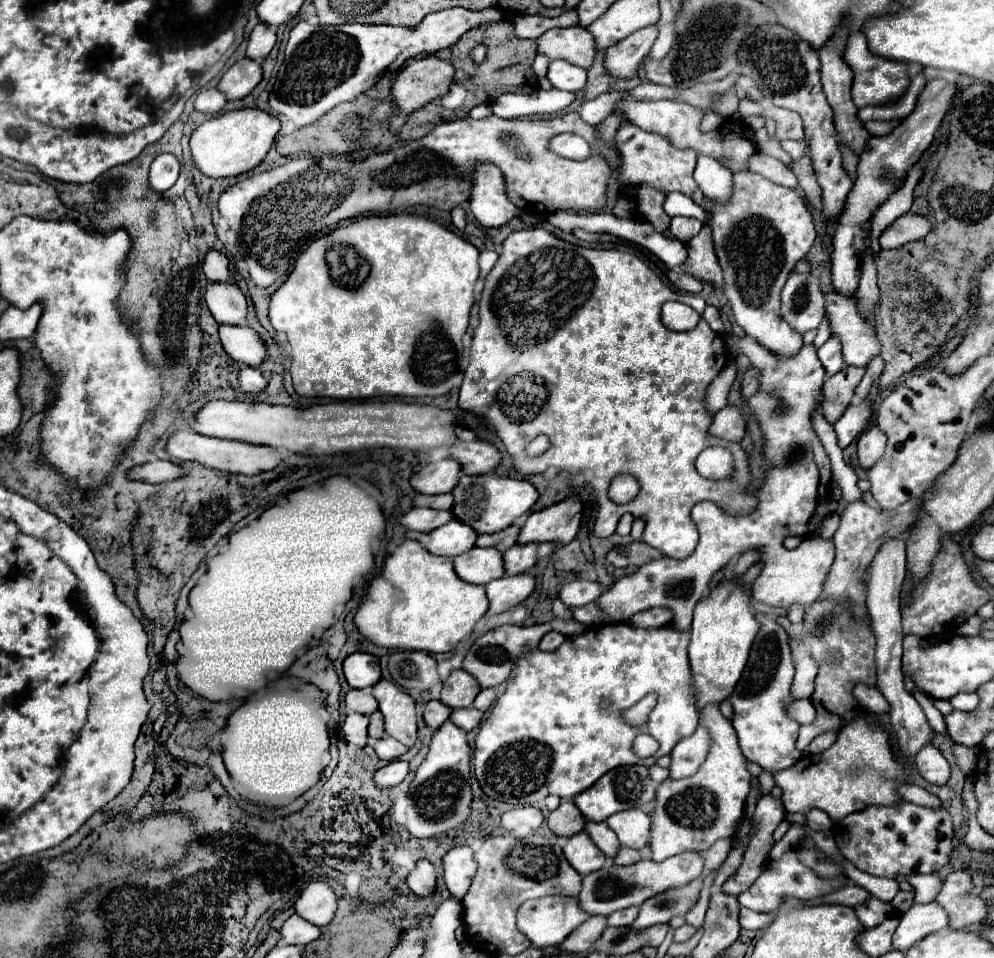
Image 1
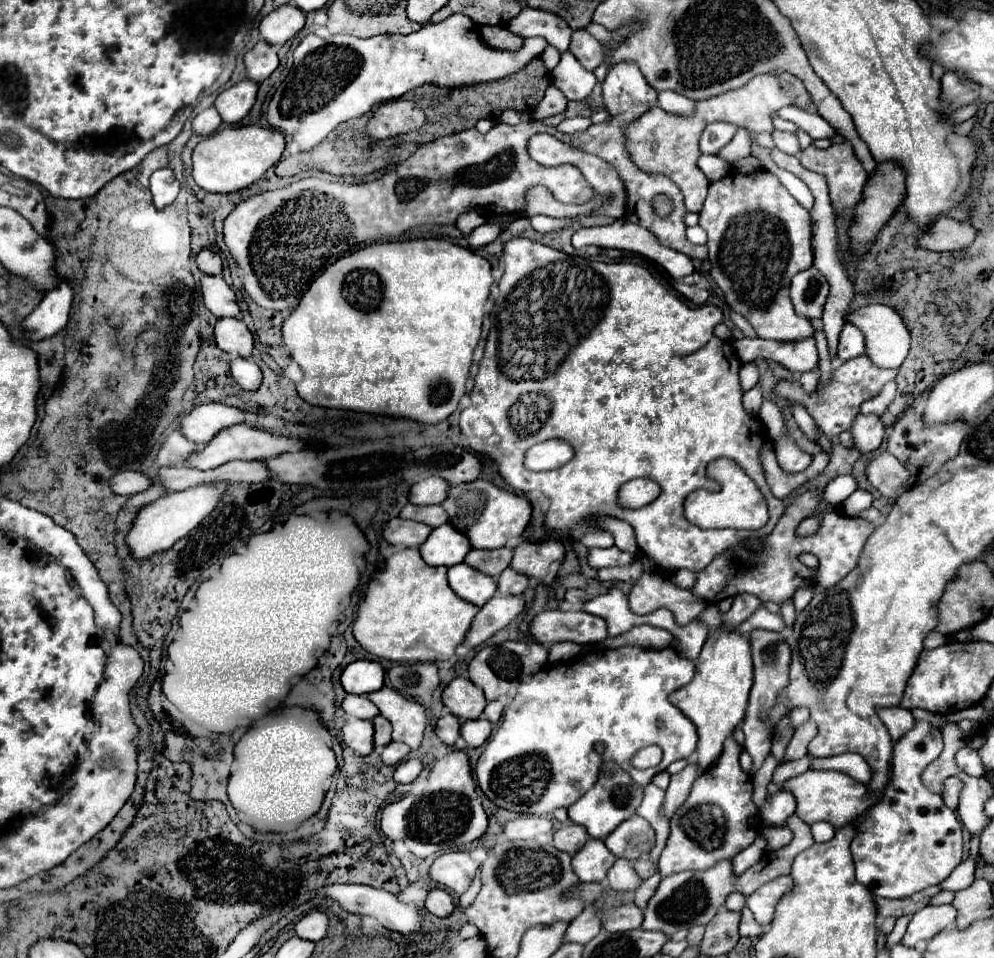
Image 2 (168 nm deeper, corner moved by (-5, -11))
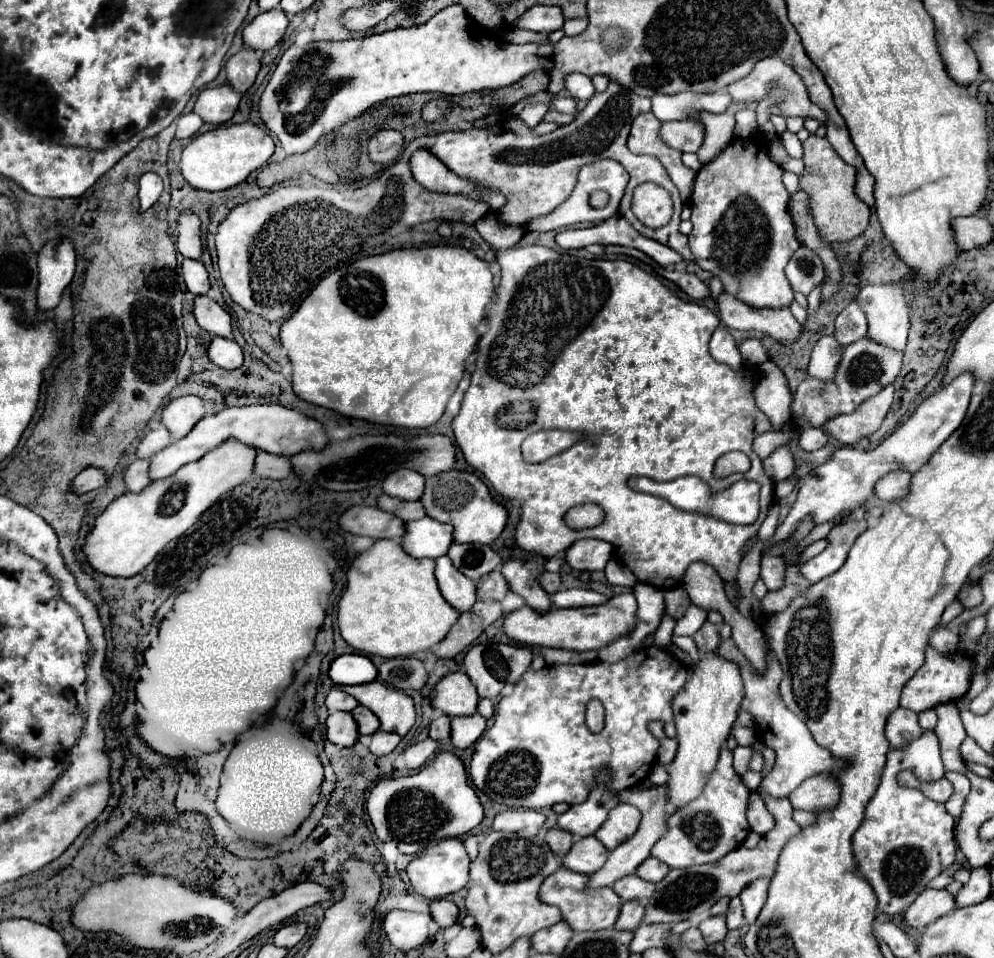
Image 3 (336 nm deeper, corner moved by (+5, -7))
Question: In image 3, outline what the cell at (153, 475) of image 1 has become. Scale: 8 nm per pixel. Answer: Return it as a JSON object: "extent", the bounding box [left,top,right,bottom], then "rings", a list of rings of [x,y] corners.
{"extent":[72,467,106,495],"rings":[[[88,467],[88,469],[80,471],[80,473],[72,479],[72,491],[78,493],[78,495],[80,495],[80,493],[88,493],[88,491],[92,491],[92,489],[102,487],[104,481],[106,481],[104,471],[94,469],[94,467]]]}

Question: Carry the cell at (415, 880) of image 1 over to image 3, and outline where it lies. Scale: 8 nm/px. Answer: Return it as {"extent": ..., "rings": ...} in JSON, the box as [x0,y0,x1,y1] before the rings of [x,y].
{"extent":[430,899,460,929],"rings":[[[448,899],[432,901],[432,903],[430,903],[430,913],[432,913],[434,921],[436,921],[442,929],[452,927],[452,925],[458,921],[458,915],[460,915],[458,907],[456,907],[452,901],[448,901]]]}

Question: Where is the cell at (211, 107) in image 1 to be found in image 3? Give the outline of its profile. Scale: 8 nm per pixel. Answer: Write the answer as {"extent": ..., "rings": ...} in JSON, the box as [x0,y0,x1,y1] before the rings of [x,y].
{"extent":[176,113,202,139],"rings":[[[188,113],[188,115],[182,115],[178,119],[178,129],[176,129],[176,139],[188,139],[192,135],[198,133],[198,129],[202,127],[202,119],[194,113]]]}

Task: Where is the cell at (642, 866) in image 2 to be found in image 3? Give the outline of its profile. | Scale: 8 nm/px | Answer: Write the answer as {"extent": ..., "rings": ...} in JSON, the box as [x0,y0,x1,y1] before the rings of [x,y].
{"extent":[636,857,670,883],"rings":[[[648,857],[638,869],[636,869],[636,875],[642,877],[644,881],[650,881],[650,883],[658,883],[664,879],[664,875],[668,875],[670,867],[666,863],[660,863],[658,859],[654,857]]]}

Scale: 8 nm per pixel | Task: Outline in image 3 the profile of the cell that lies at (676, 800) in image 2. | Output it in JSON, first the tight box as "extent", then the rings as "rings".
{"extent":[588,785,666,889],"rings":[[[660,785],[660,787],[650,787],[650,789],[640,789],[640,787],[634,787],[634,789],[624,789],[624,791],[618,791],[616,793],[620,803],[630,803],[634,807],[638,807],[642,811],[642,821],[640,821],[640,827],[636,831],[636,835],[632,839],[628,839],[626,843],[622,843],[620,847],[612,849],[610,851],[610,857],[608,861],[604,863],[604,867],[596,873],[590,875],[590,881],[588,881],[588,887],[590,889],[600,889],[600,887],[612,887],[612,883],[616,883],[616,879],[622,879],[624,875],[632,875],[636,871],[636,867],[650,857],[650,849],[652,845],[662,837],[662,833],[666,831],[666,785]]]}

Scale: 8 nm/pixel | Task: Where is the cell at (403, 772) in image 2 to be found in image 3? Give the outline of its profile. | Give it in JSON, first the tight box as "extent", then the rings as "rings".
{"extent":[402,739,440,769],"rings":[[[426,739],[426,741],[420,741],[412,747],[408,747],[402,755],[404,755],[404,761],[406,761],[406,767],[408,769],[420,769],[432,755],[436,755],[436,751],[440,749],[440,743],[434,741],[434,739]]]}

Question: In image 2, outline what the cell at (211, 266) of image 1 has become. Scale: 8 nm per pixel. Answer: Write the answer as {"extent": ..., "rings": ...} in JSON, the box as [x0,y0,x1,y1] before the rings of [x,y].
{"extent":[196,249,222,275],"rings":[[[202,249],[196,257],[196,263],[198,263],[198,269],[204,273],[204,275],[220,275],[222,273],[222,259],[220,255],[208,251],[208,249]]]}

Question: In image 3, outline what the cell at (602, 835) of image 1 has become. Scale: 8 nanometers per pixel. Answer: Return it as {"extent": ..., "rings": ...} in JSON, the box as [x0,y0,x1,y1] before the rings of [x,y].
{"extent":[612,875,654,901],"rings":[[[628,875],[614,883],[612,887],[622,901],[648,901],[654,895],[654,883],[640,879],[638,875]]]}

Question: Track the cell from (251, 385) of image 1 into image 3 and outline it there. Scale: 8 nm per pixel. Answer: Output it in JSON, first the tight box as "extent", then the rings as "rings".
{"extent":[208,337,244,369],"rings":[[[212,337],[208,345],[208,357],[214,365],[222,369],[238,369],[242,367],[244,361],[240,345],[232,339],[220,339],[220,337]]]}

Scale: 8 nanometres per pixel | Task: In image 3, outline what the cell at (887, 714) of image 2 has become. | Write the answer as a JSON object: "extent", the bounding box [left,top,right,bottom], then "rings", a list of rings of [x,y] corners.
{"extent":[886,707,924,749],"rings":[[[898,707],[886,723],[886,737],[890,741],[892,749],[906,747],[912,739],[918,739],[924,733],[924,729],[918,725],[918,715],[914,711],[906,711],[904,707]]]}

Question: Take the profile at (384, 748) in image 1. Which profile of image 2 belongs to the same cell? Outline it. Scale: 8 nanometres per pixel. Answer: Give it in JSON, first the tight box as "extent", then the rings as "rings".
{"extent":[382,743,410,765],"rings":[[[388,743],[386,747],[384,747],[384,751],[382,751],[382,761],[386,763],[386,765],[398,765],[400,761],[404,761],[406,759],[406,755],[410,753],[410,749],[404,745],[404,743]]]}

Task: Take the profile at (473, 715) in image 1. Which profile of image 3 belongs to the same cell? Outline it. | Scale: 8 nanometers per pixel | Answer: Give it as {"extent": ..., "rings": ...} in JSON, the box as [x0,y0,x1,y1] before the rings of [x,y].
{"extent":[452,713,486,749],"rings":[[[480,713],[470,717],[454,717],[452,719],[452,743],[458,749],[470,747],[486,729],[486,719]]]}

